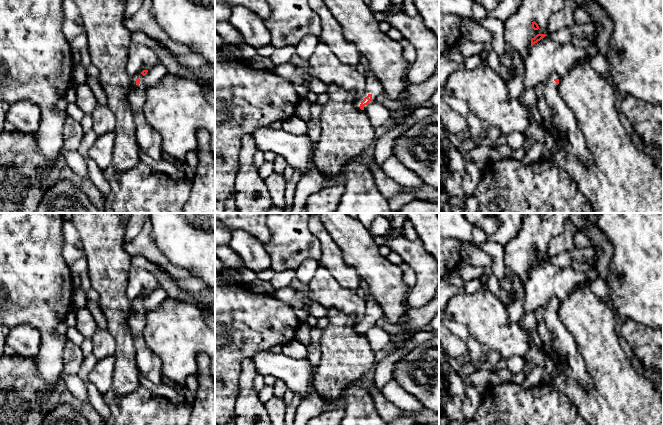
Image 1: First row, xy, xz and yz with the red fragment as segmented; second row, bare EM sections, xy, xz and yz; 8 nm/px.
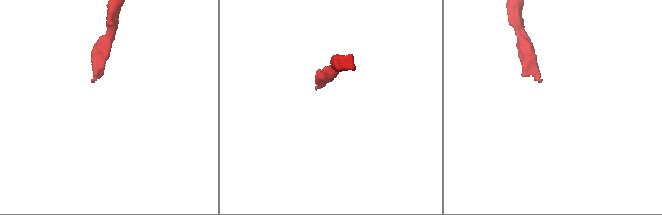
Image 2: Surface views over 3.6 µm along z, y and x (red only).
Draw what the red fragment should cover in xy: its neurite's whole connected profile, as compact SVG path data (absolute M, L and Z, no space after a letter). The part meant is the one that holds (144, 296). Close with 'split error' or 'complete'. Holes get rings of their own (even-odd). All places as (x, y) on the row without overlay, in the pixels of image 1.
M143 294L141 297L137 297L131 301L132 313L128 319L130 326L130 332L135 339L135 360L137 363L138 371L149 379L154 384L162 383L162 374L161 374L161 360L154 354L145 344L145 339L143 336L143 330L146 326L146 308L144 305L144 300L147 298L148 294Z; split error

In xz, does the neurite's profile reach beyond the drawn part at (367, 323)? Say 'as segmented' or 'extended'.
extended

